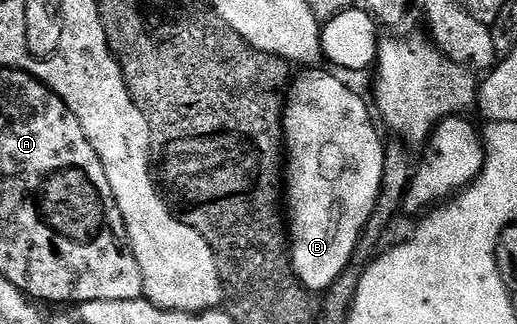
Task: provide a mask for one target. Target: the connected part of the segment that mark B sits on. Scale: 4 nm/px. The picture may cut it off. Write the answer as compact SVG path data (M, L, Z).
M306 69L302 76L295 78L293 82L291 82L288 88L288 94L286 96L286 106L284 108L284 114L282 117L282 129L284 132L284 203L285 206L288 208L288 234L290 236L290 259L294 263L294 271L298 274L298 280L306 286L307 291L311 293L325 293L326 290L331 287L336 281L336 277L340 277L340 273L344 273L346 268L351 266L352 260L354 258L354 250L358 248L358 240L362 237L362 231L366 228L366 222L368 221L368 217L372 213L372 209L376 205L376 201L378 200L378 194L380 193L380 181L384 177L384 153L386 152L386 148L384 146L384 139L381 139L378 136L378 131L374 128L374 119L375 116L372 114L370 116L370 111L366 108L366 103L364 100L361 99L360 96L357 95L356 92L353 91L352 88L349 87L348 84L345 83L342 79L337 79L334 75L329 75L326 71L314 71L318 69Z

